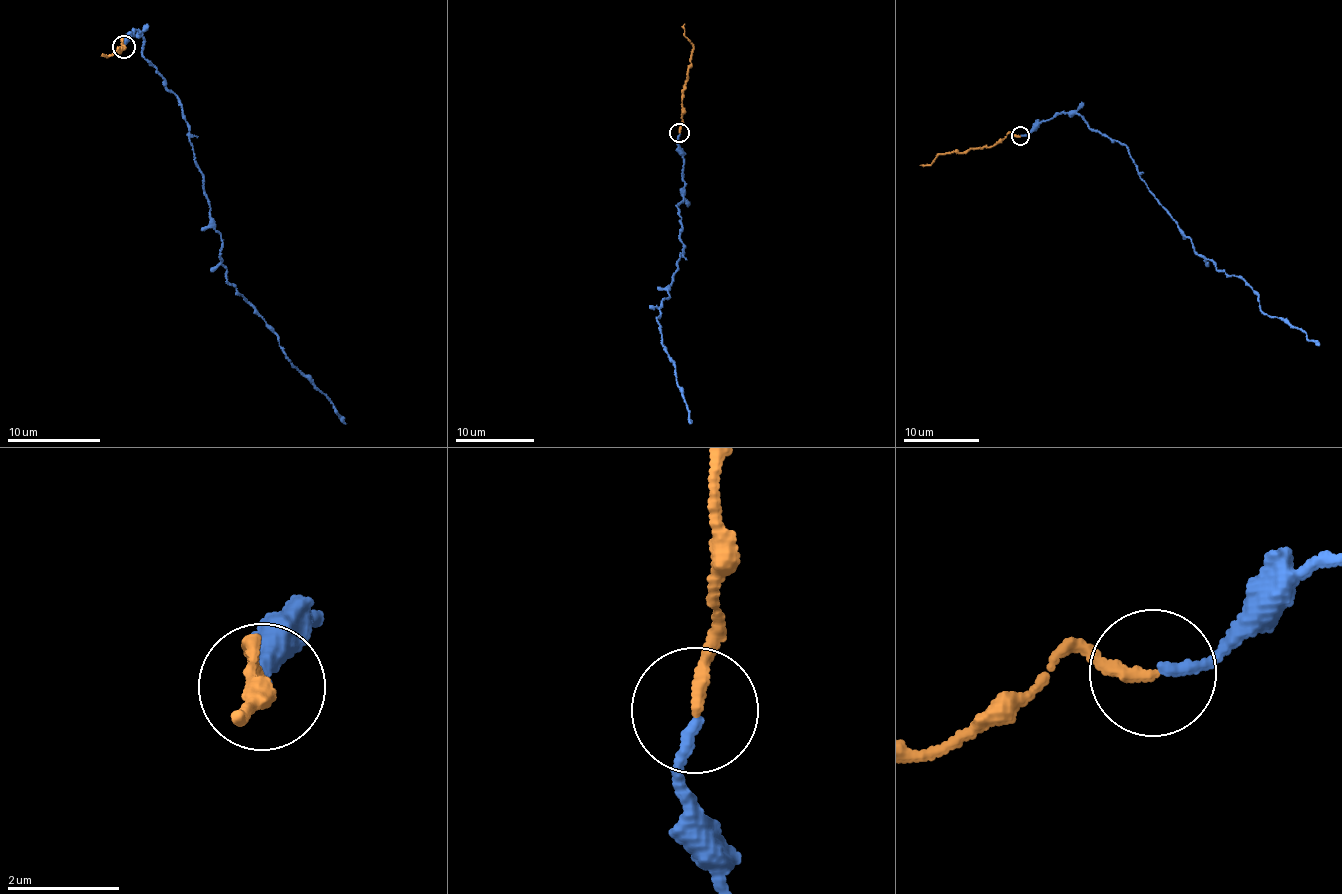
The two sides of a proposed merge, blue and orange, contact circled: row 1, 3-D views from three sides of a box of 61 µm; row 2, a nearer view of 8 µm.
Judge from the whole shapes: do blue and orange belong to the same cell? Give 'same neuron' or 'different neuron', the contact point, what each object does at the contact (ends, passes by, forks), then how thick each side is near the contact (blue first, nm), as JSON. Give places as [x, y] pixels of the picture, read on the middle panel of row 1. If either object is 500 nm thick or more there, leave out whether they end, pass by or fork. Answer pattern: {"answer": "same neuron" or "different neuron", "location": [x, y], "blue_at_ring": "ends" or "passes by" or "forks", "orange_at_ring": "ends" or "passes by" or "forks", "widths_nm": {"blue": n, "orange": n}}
{"answer": "same neuron", "location": [679, 133], "blue_at_ring": "ends", "orange_at_ring": "ends", "widths_nm": {"blue": 190, "orange": 200}}

